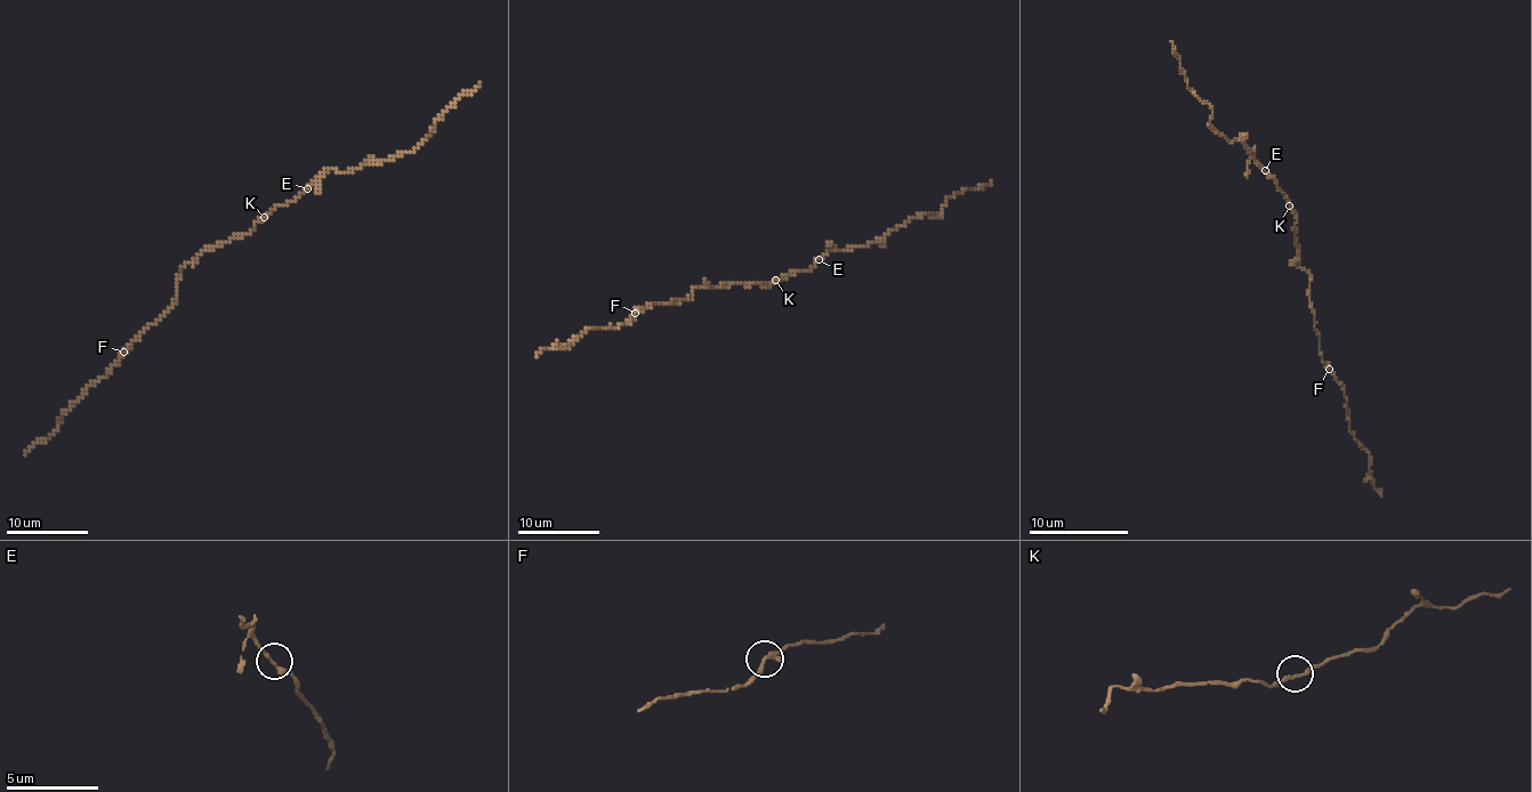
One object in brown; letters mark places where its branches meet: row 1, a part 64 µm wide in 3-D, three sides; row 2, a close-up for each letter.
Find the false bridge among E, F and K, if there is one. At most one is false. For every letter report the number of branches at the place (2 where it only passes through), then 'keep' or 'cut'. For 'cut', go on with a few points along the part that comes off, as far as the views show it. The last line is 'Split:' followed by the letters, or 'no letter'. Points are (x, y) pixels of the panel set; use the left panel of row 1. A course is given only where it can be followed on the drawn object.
E: 2 | keep
F: 2 | keep
K: 2 | keep
Split: no letter

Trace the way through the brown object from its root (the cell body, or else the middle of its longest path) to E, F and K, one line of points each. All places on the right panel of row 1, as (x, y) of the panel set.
E: (1295, 228), (1297, 216), (1265, 170)
F: (1295, 228), (1297, 263), (1309, 275), (1309, 307), (1314, 315), (1314, 330), (1320, 334), (1320, 355), (1329, 370)
K: (1295, 228), (1297, 212), (1289, 205)

